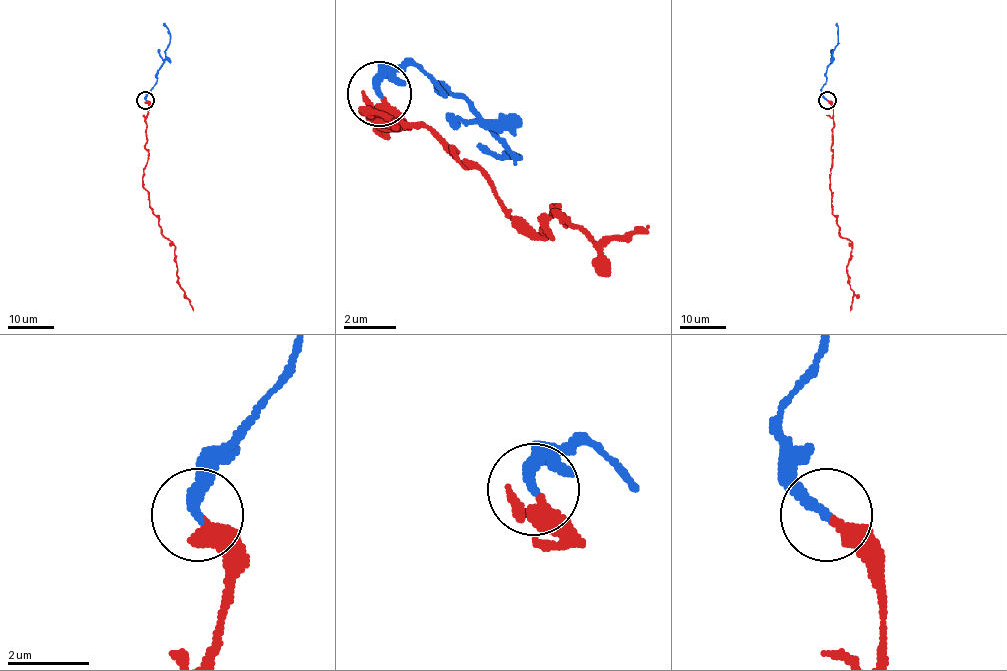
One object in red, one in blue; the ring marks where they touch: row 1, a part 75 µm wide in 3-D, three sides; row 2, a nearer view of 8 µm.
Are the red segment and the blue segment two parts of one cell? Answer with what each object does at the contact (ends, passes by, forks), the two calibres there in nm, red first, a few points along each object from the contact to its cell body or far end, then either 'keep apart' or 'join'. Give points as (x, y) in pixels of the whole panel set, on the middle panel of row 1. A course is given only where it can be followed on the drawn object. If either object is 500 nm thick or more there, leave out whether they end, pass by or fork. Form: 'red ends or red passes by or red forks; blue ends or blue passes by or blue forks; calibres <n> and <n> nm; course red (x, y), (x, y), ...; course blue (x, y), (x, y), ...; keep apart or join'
red ends; blue ends; calibres 440 and 280 nm; course red (381, 99), (400, 118), (381, 131), (361, 111), (426, 124), (542, 234), (555, 209), (594, 241), (646, 228); course blue (381, 92), (413, 66), (439, 92), (445, 86), (484, 118), (491, 131), (516, 157), (484, 150); join

